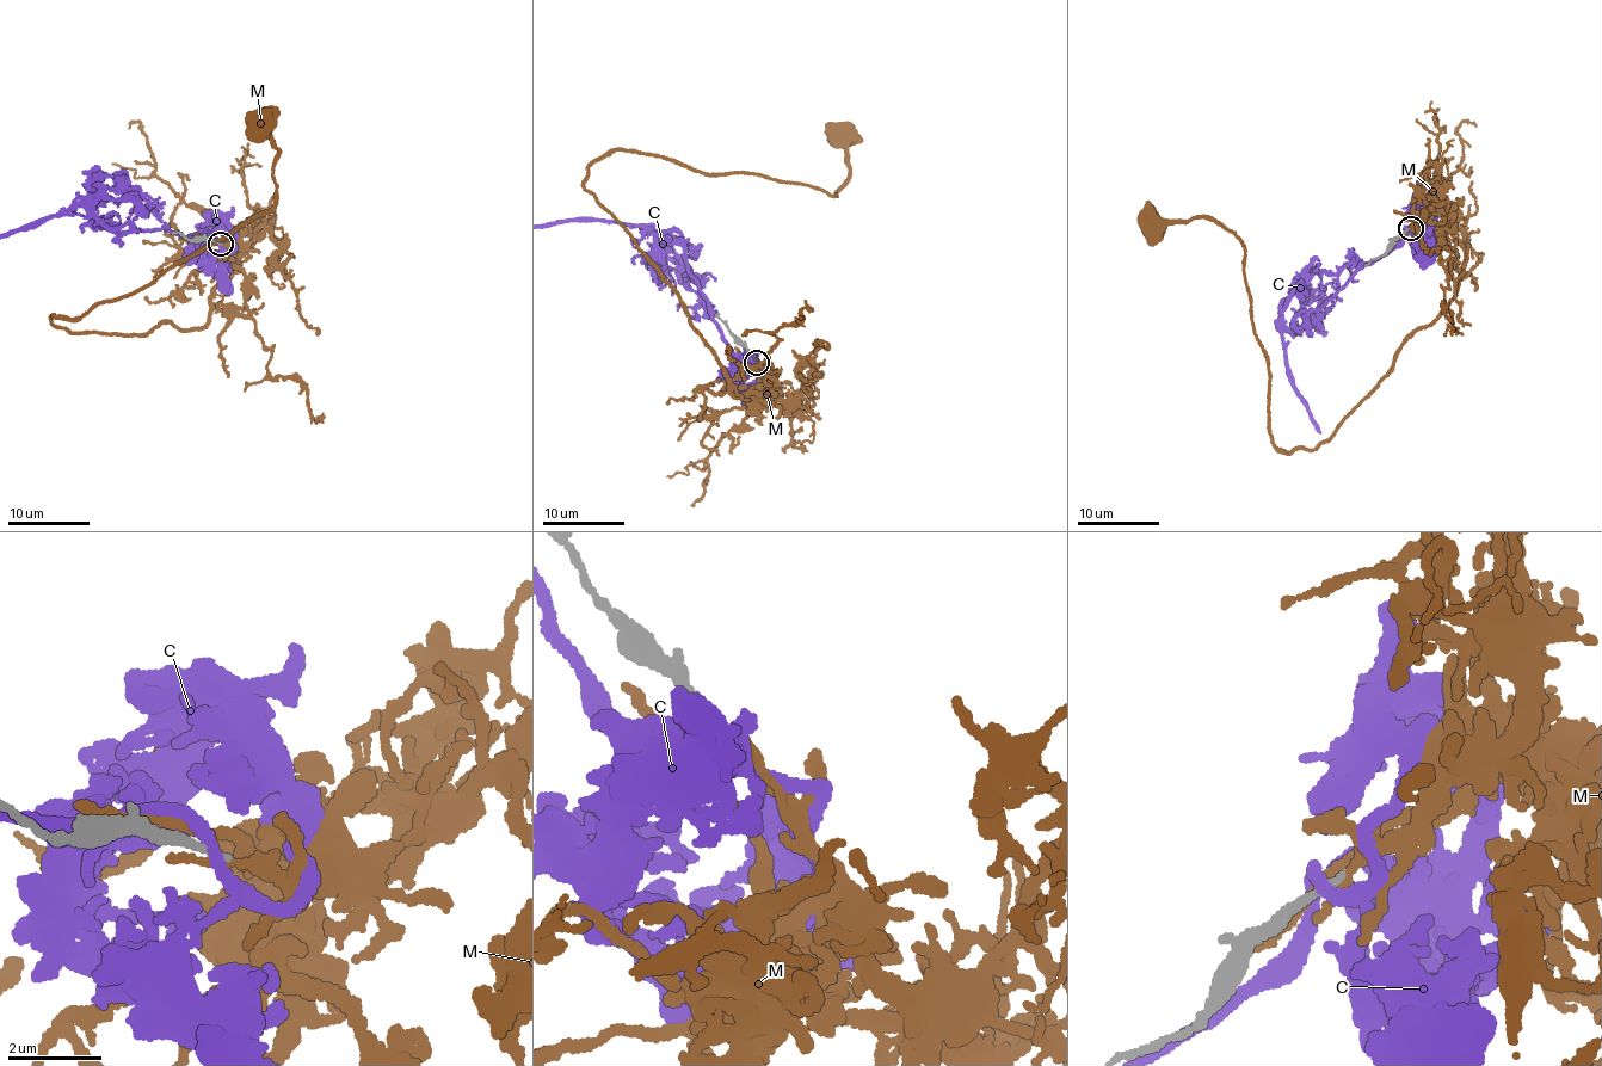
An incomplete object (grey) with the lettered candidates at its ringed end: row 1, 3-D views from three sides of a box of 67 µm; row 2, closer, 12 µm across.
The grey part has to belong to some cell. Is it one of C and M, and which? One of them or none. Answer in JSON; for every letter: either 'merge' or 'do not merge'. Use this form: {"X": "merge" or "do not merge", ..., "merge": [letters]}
{"C": "do not merge", "M": "do not merge", "merge": []}

